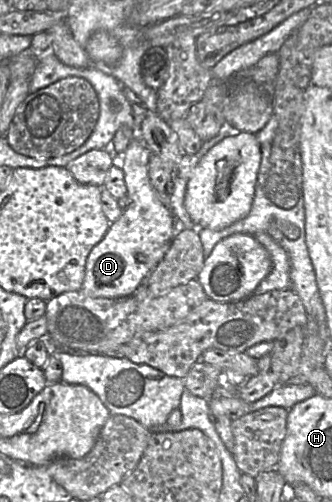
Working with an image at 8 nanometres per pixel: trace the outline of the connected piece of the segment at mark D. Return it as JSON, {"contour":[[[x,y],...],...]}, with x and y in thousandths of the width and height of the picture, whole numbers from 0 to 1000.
{"contour":[[[404,275],[352,323],[373,343],[389,408],[364,432],[334,444],[313,474],[271,500],[247,578],[262,590],[367,594],[398,590],[431,558],[494,514],[533,462],[536,446],[515,416],[473,394],[452,367],[446,327],[455,301],[419,277]]]}

